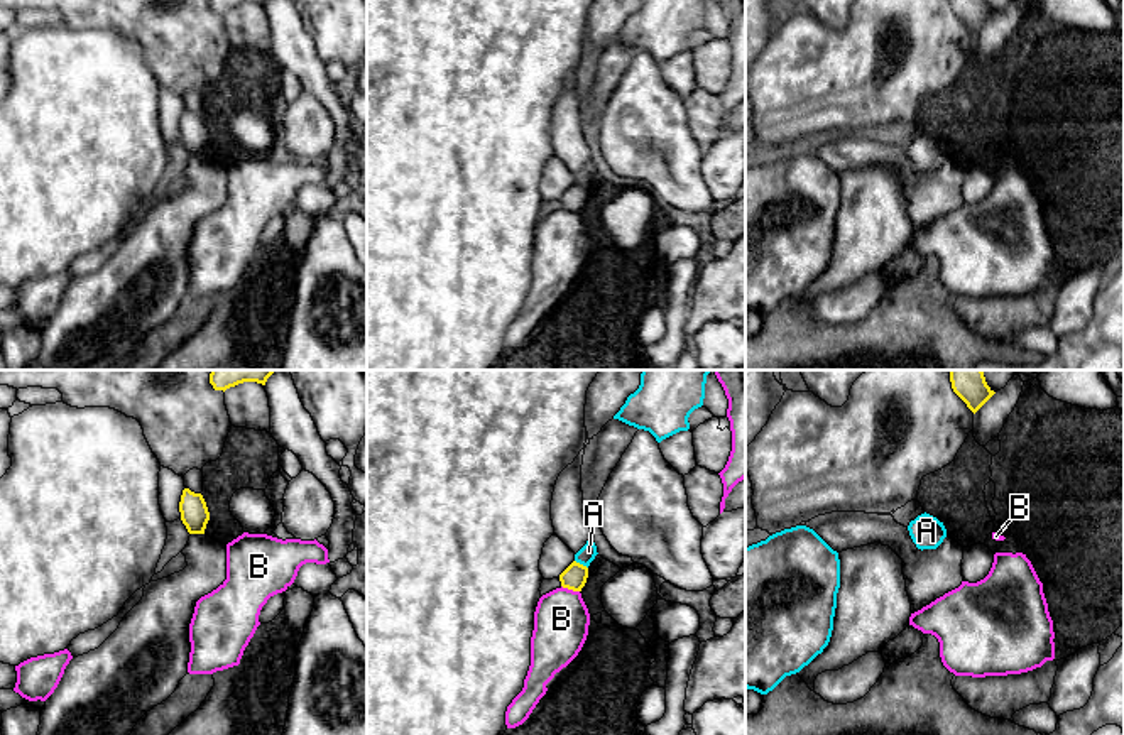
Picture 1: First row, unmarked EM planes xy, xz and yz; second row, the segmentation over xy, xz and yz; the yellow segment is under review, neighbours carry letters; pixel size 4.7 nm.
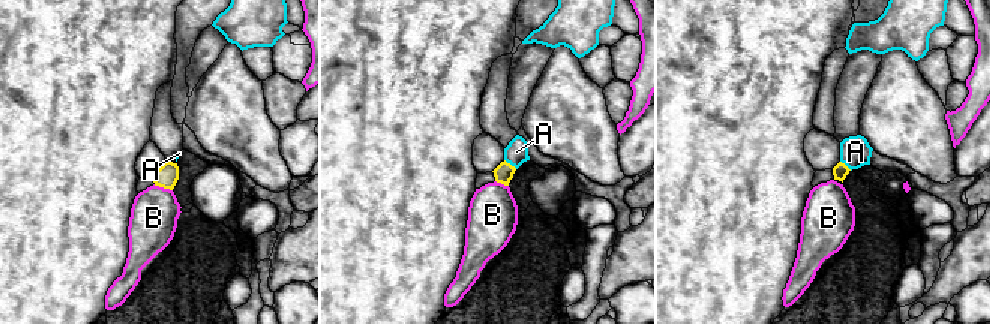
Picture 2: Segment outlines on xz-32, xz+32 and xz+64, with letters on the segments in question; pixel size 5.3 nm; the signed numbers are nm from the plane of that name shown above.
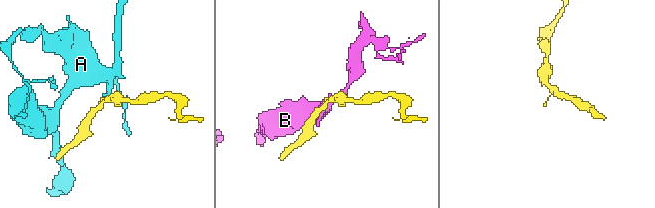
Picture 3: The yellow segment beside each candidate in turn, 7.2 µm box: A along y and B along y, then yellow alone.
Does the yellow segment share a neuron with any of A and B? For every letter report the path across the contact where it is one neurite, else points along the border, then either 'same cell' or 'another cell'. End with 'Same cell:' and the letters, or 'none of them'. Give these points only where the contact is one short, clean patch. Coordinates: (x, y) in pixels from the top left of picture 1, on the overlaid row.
A: border xz (575, 560), (587, 568); another cell
B: another cell
Same cell: none of them

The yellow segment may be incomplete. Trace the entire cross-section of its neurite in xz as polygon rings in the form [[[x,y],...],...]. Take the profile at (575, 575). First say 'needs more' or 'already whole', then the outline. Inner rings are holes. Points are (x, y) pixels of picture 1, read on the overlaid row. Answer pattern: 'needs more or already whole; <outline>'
already whole; [[[573,561],[561,574],[559,581],[563,588],[581,591],[588,578],[588,568]]]

